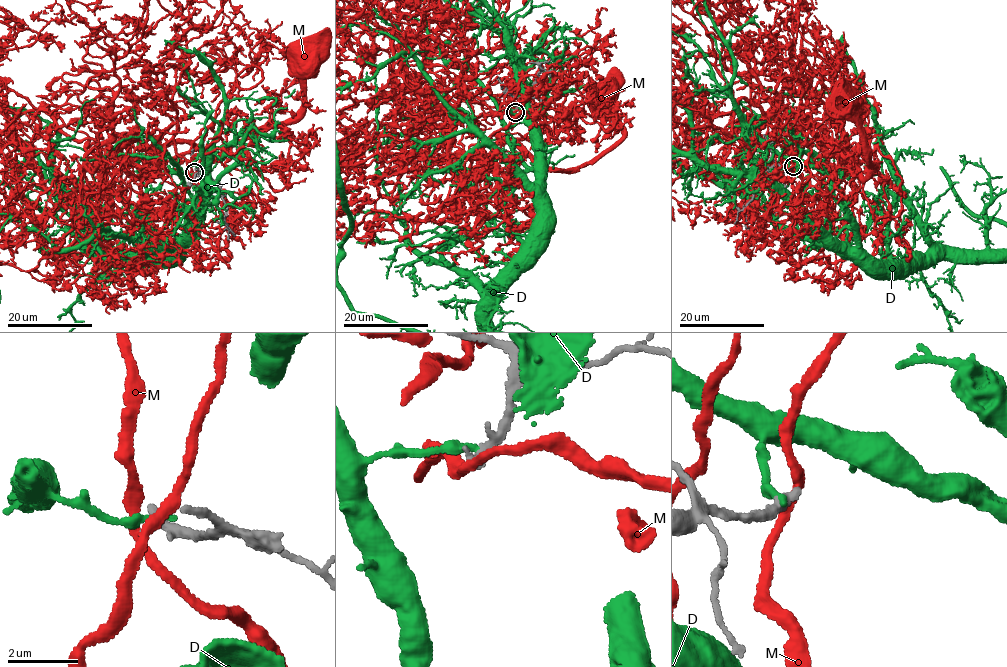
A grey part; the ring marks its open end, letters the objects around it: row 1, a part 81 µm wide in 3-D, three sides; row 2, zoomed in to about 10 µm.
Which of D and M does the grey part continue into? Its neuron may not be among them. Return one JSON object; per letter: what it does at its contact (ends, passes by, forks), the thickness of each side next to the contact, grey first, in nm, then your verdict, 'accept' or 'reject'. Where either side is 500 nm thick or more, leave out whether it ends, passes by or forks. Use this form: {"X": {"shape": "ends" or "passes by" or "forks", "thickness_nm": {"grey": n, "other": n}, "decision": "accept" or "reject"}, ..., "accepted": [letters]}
{"D": {"shape": "ends", "thickness_nm": {"grey": 380, "other": 280}, "decision": "reject"}, "M": {"shape": "passes by", "thickness_nm": {"grey": 220, "other": 260}, "decision": "reject"}, "accepted": []}

